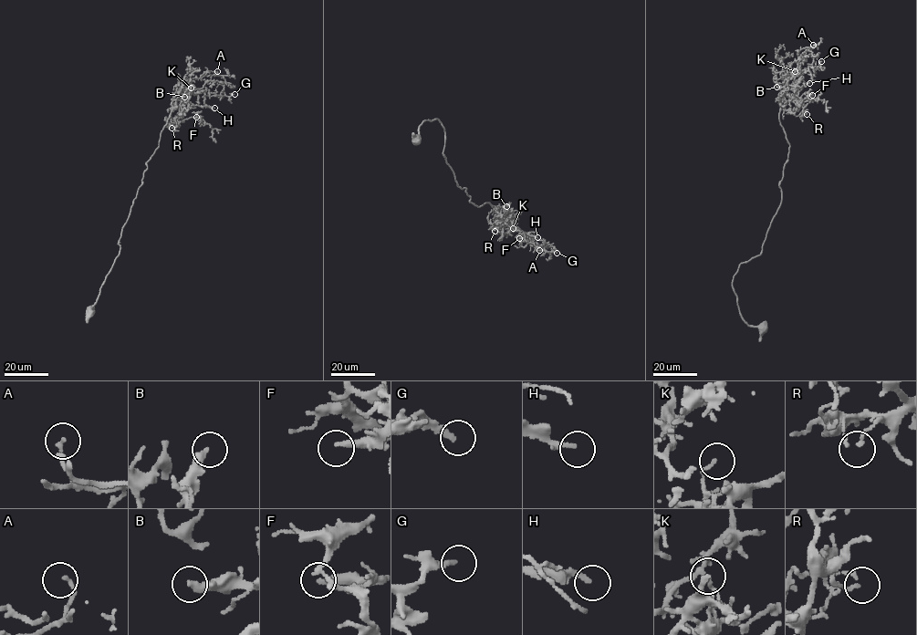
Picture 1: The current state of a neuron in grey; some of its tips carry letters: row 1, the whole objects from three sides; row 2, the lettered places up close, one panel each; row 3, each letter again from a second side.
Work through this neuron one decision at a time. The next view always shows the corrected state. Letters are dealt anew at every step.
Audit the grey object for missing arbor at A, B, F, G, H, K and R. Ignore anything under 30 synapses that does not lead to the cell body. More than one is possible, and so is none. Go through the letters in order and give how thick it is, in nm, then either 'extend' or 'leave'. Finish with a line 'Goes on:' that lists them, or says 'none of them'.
A: calibre 130 nm; leave
B: calibre 320 nm; leave
F: calibre 260 nm; extend
G: calibre 200 nm; leave
H: calibre 190 nm; extend
K: calibre 130 nm; leave
R: calibre 130 nm; leave
Goes on: F, H

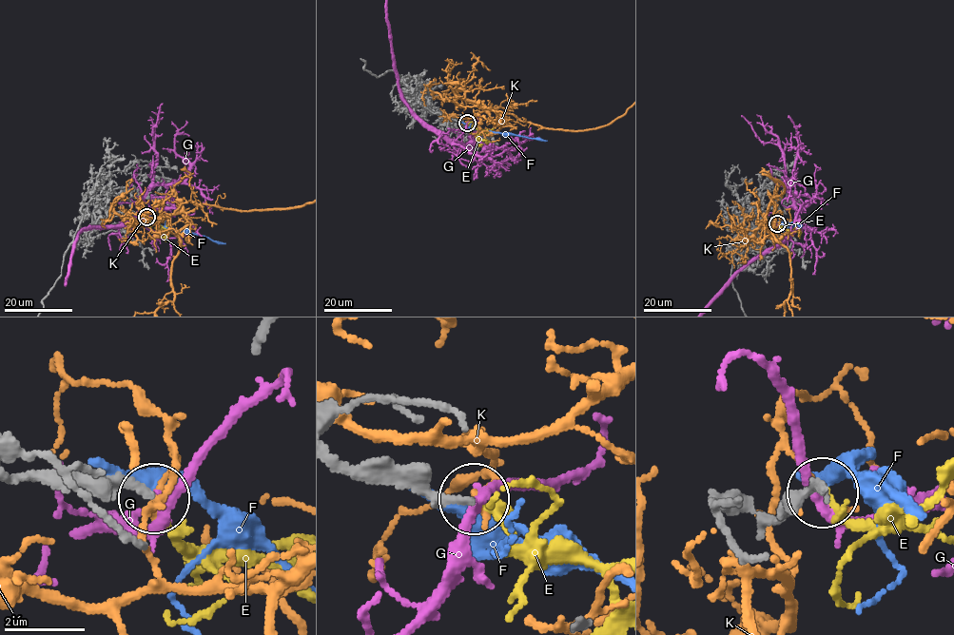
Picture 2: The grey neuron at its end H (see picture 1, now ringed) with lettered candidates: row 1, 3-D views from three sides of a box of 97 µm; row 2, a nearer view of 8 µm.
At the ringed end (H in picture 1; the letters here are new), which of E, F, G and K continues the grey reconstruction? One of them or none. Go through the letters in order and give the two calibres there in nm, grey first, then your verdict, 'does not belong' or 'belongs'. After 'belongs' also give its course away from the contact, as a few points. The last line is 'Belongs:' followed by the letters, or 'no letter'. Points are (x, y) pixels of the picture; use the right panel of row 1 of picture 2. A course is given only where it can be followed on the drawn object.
E: 220/110 nm | belongs | via (777, 223), (780, 226), (794, 223), (799, 235), (800, 232)
F: 380/440 nm | does not belong
G: 190/200 nm | does not belong
K: 220/90 nm | does not belong
Belongs: E

